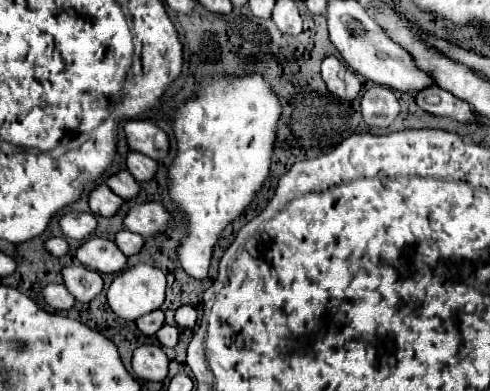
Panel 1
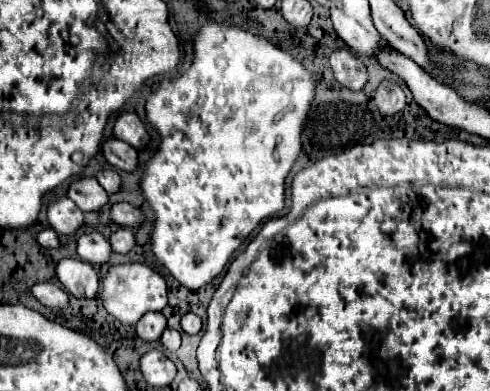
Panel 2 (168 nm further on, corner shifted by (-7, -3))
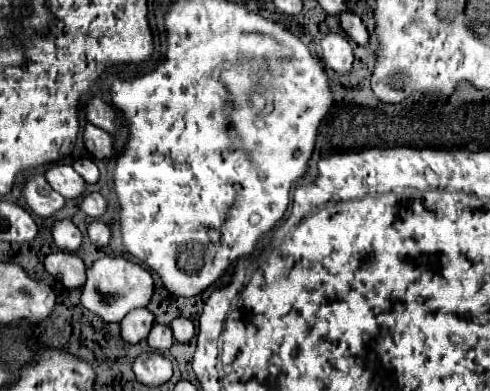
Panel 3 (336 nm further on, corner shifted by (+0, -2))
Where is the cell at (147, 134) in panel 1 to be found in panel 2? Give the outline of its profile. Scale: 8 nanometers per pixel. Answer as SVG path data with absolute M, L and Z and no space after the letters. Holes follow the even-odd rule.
M122 113L114 123L114 135L136 149L144 149L144 145L150 141L146 127L136 113Z

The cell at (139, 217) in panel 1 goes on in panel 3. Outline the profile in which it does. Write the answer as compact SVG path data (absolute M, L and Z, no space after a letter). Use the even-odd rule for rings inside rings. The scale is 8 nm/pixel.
M91 192L91 194L83 196L83 200L79 204L79 210L91 218L99 218L105 212L105 208L107 208L107 202L99 192Z

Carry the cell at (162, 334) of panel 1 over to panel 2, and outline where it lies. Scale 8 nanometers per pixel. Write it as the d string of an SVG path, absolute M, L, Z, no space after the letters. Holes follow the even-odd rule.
M166 329L164 333L162 333L162 345L168 349L168 351L178 351L178 347L180 347L180 331L176 331L176 329Z

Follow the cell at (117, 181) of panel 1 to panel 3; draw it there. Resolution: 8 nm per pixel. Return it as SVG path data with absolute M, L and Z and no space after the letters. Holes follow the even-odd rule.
M79 158L73 162L73 168L77 170L77 174L87 182L87 184L95 184L99 180L99 170L97 166L89 160L89 158Z

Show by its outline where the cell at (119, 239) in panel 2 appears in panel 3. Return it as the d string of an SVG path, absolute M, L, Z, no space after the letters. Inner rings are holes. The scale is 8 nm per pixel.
M93 220L93 222L89 222L89 226L87 226L87 236L89 236L89 240L91 240L95 246L103 248L103 246L107 246L109 240L111 240L111 230L109 230L103 222Z

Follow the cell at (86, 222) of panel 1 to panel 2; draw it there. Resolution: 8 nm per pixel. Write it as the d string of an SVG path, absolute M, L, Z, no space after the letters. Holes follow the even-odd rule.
M58 199L48 207L50 227L60 235L72 235L84 227L84 213L68 199Z

